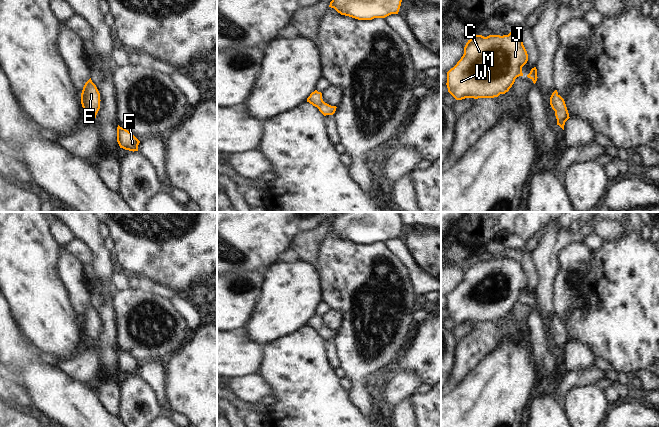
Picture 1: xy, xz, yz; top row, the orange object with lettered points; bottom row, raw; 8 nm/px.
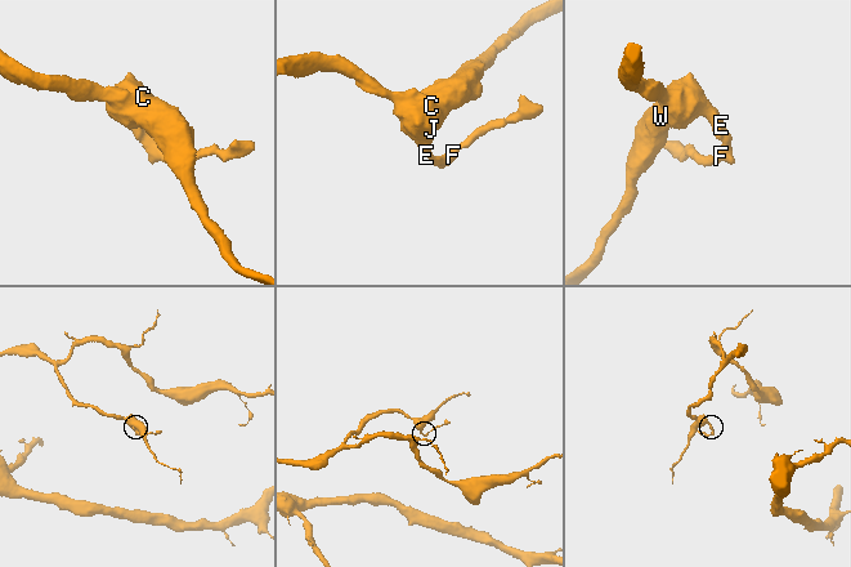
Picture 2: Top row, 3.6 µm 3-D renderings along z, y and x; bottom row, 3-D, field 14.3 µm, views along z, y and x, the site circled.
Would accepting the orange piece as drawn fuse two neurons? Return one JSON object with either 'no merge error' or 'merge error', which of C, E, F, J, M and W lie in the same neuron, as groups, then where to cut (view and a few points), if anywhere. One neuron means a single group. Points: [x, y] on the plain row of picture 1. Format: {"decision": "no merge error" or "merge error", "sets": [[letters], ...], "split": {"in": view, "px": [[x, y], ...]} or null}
{"decision": "no merge error", "sets": [["C", "E", "F", "J", "M", "W"]], "split": null}

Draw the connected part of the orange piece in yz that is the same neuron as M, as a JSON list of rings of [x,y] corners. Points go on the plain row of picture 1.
[[[516,255],[508,259],[473,259],[464,278],[447,296],[448,316],[456,323],[494,322],[509,315],[528,285]]]

